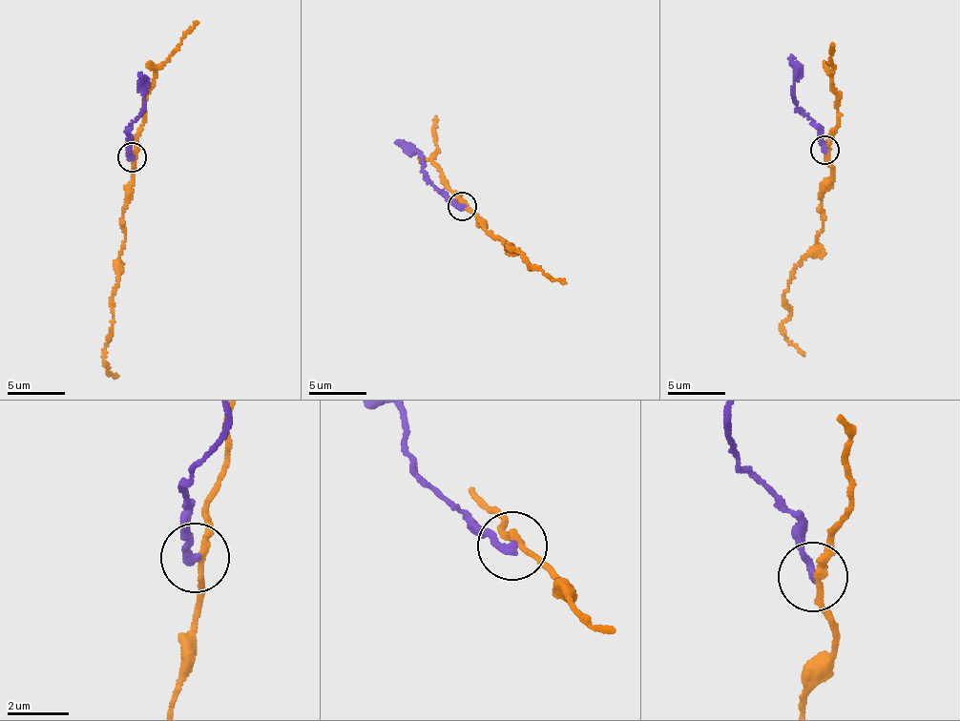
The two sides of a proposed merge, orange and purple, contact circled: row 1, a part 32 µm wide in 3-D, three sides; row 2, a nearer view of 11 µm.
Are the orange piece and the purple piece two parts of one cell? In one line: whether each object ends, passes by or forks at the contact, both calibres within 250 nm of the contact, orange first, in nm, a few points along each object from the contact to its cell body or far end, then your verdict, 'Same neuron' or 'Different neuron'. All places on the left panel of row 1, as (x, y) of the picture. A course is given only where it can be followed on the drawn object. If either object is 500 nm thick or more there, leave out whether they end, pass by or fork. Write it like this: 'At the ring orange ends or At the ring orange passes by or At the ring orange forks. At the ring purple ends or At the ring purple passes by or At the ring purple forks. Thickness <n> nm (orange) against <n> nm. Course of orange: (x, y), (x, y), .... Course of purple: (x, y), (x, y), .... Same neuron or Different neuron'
At the ring orange passes by. At the ring purple ends. Thickness 180 nm (orange) against 240 nm. Course of orange: (134, 156), (134, 185), (122, 210), (125, 241), (112, 304), (112, 336), (103, 360), (108, 372), (116, 377). Course of purple: (132, 156), (132, 126), (143, 112), (143, 77), (138, 73). Different neuron

